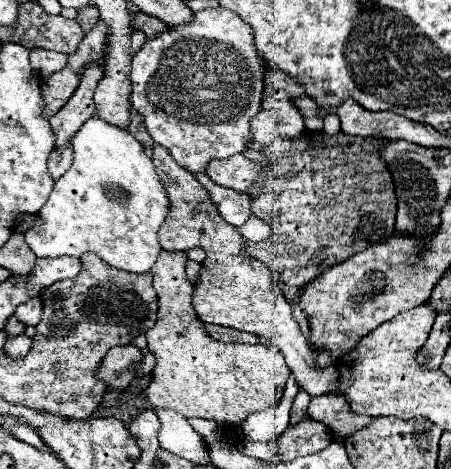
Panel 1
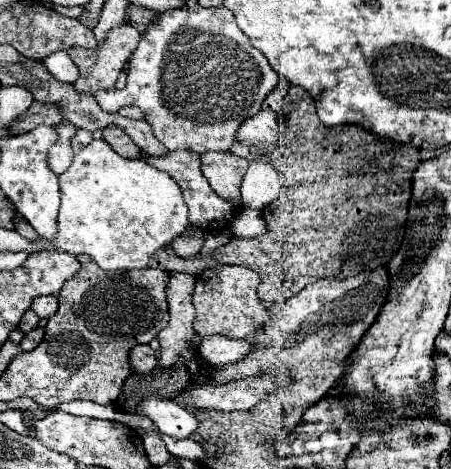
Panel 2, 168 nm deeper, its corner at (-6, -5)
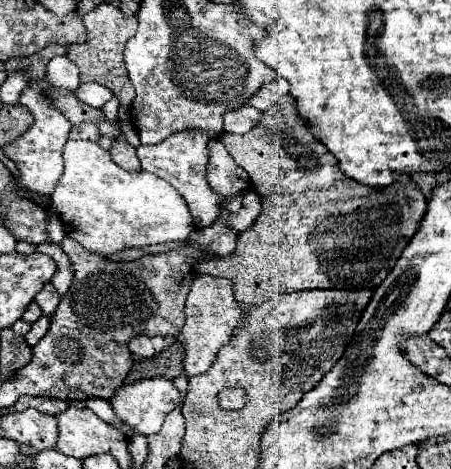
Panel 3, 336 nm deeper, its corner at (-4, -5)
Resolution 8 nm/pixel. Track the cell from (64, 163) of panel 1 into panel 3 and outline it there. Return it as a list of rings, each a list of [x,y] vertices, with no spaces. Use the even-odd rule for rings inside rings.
[[[77,125],[71,129],[69,133],[69,139],[87,139],[87,141],[99,141],[99,133],[97,133],[97,127],[95,125]]]

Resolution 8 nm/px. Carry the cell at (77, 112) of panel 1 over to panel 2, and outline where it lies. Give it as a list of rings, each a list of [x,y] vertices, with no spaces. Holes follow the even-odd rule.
[[[123,23],[123,25],[117,25],[115,29],[111,29],[111,33],[107,33],[107,39],[95,49],[71,47],[67,53],[73,57],[75,65],[79,67],[79,73],[81,73],[79,79],[75,81],[75,89],[79,89],[83,93],[97,93],[99,89],[113,89],[119,73],[125,69],[125,63],[129,61],[131,53],[139,45],[139,39],[141,39],[141,33],[131,23]]]

